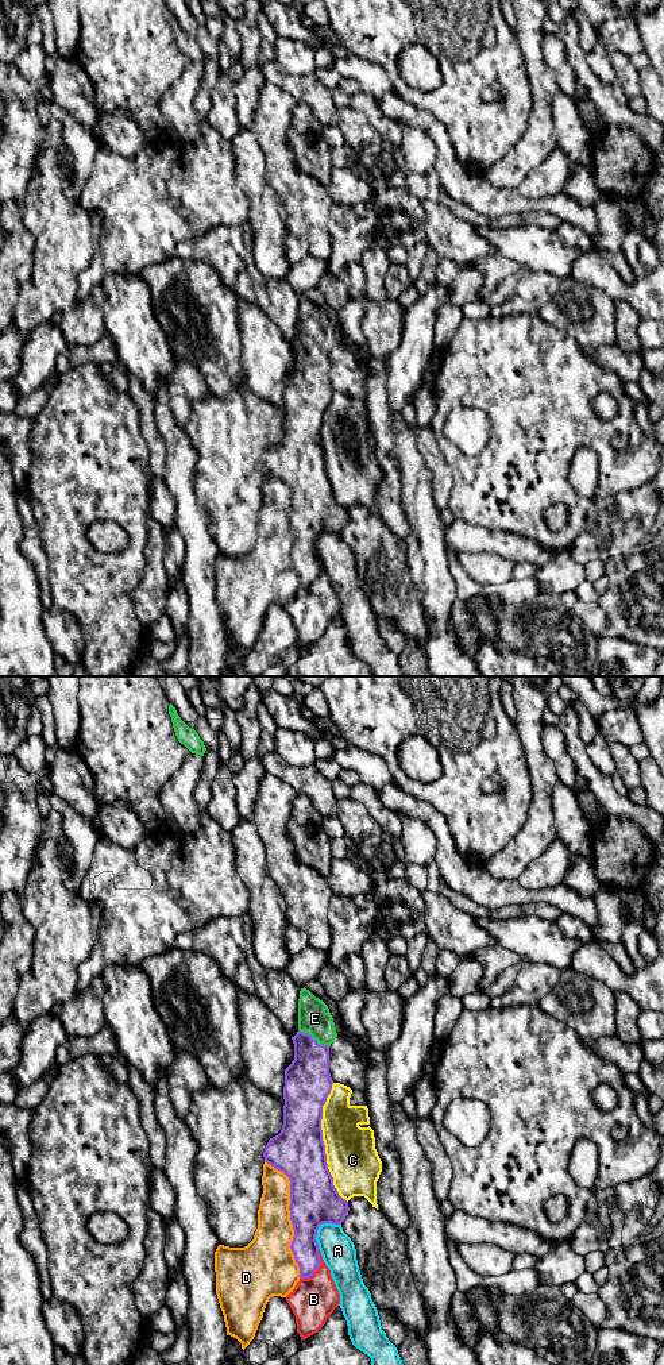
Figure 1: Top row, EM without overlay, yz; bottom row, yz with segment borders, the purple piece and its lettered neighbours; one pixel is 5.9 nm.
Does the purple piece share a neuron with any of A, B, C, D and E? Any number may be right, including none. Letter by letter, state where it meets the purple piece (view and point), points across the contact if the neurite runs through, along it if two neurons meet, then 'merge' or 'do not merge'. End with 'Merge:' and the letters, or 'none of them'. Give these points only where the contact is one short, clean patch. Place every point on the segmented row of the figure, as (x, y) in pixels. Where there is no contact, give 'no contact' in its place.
A: yz (319, 1226) | do not merge
B: yz (317, 1268) | do not merge
C: yz (323, 1142) | do not merge
D: yz (290, 1217) | do not merge
E: yz (312, 1038) | across yz (308, 1080), (312, 1038), (315, 1018) | merge
Merge: E

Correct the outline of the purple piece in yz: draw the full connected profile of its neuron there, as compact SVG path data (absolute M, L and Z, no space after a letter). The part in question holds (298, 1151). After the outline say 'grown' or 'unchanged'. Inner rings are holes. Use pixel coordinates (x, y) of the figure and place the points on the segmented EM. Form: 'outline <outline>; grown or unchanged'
outline M305 987L298 999L298 1032L292 1037L294 1060L285 1069L283 1125L278 1135L269 1140L263 1157L290 1180L290 1221L294 1237L290 1249L300 1266L300 1279L309 1279L320 1266L317 1230L323 1223L341 1225L348 1215L348 1202L333 1185L323 1141L323 1106L331 1094L329 1046L337 1037L328 1006Z; grown

